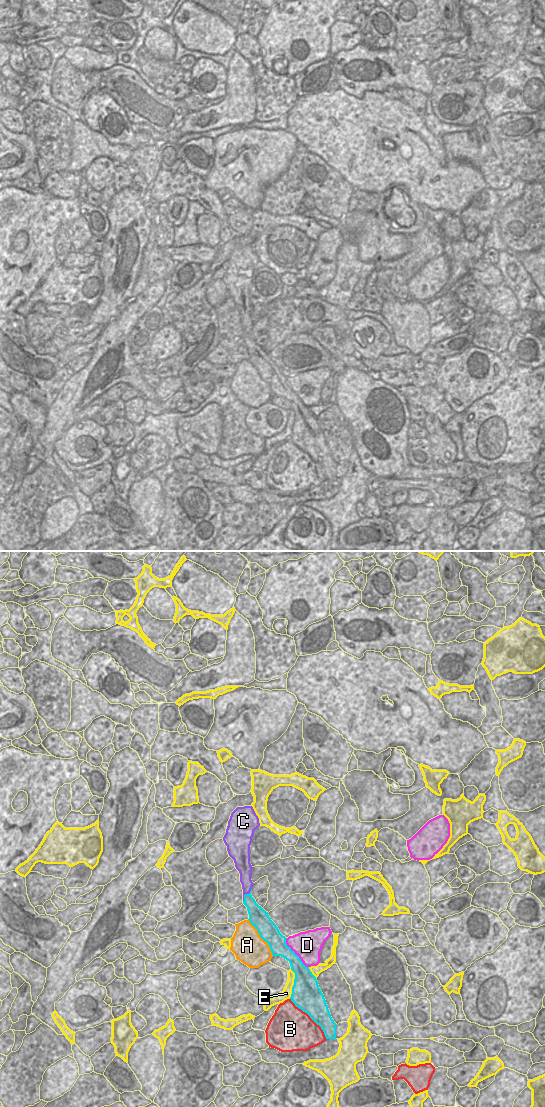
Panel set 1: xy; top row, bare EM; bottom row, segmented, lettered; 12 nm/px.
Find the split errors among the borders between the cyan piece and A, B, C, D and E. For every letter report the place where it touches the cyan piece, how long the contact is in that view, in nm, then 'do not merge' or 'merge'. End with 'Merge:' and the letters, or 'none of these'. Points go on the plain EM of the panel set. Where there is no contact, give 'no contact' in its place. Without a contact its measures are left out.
A: xy (261, 377) | 550 nm | do not merge
B: xy (310, 457) | 650 nm | do not merge
C: xy (245, 334) | 200 nm | merge
D: xy (294, 393) | 440 nm | do not merge
E: xy (294, 424) | 360 nm | do not merge
Merge: C

